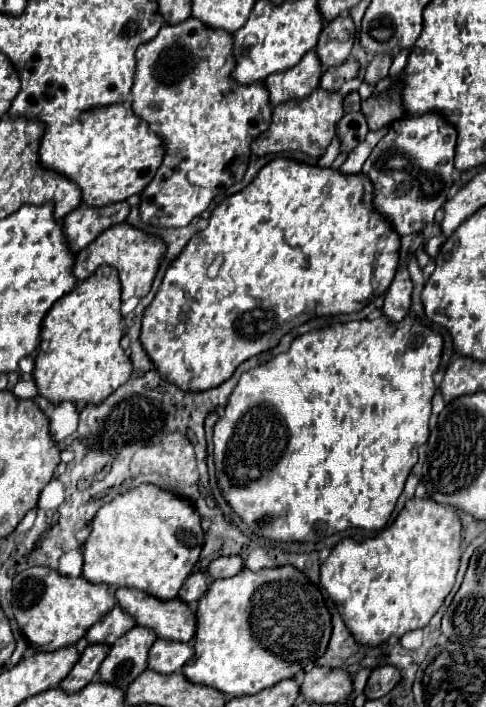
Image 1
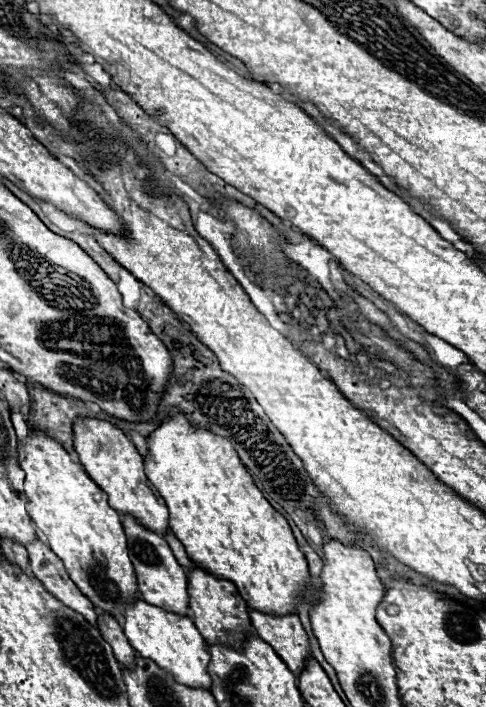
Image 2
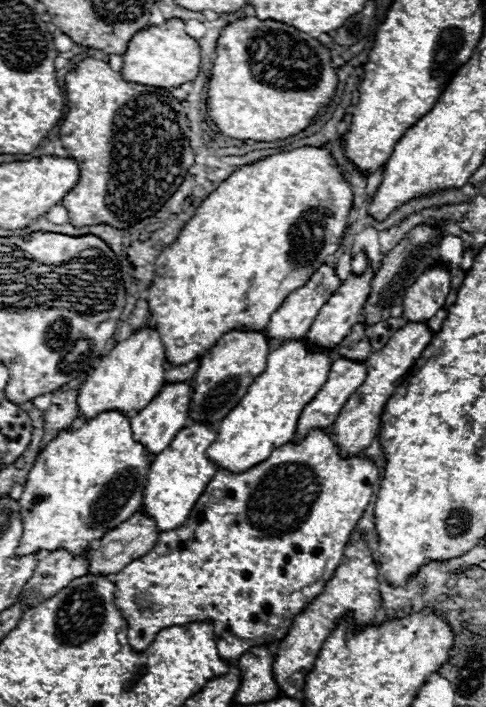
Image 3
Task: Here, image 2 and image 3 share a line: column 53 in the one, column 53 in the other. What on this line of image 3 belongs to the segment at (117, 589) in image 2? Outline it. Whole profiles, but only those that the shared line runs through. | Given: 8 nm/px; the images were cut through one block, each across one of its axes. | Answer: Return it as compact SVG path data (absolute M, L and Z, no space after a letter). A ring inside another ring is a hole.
M108 410L92 420L86 420L80 428L60 430L58 436L36 456L36 462L26 478L26 490L20 496L24 534L16 554L30 554L36 550L56 550L64 546L66 550L78 554L82 548L96 544L108 530L116 528L138 510L144 498L144 486L148 480L148 470L152 466L152 456L146 446L134 440L130 418L118 410Z

